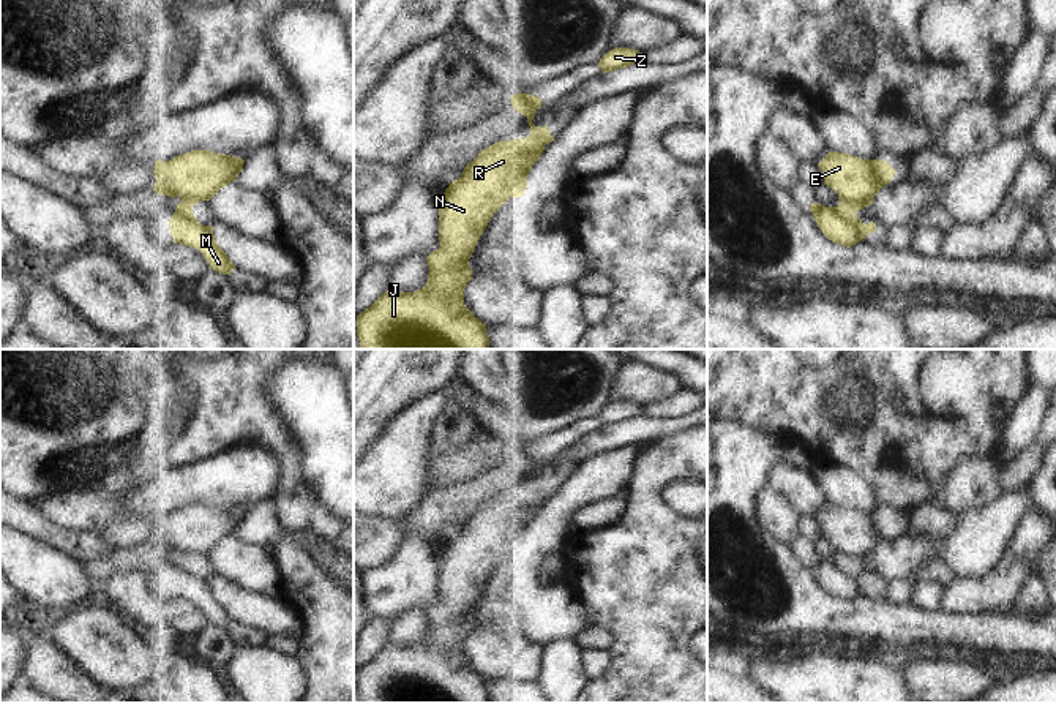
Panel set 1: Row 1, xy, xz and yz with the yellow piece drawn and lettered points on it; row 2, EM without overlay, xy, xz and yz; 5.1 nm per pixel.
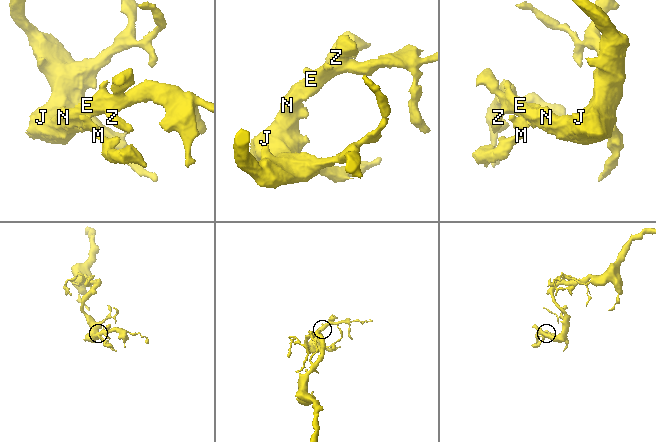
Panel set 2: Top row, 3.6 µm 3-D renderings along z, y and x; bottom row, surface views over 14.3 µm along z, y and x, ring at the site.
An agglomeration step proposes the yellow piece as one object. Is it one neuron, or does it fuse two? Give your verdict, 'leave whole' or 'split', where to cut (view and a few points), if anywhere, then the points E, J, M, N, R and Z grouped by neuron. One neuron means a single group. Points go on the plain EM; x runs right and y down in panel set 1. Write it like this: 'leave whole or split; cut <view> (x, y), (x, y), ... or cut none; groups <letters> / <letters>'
split; cut yz (840, 556), (854, 566); groups E J N R Z / M

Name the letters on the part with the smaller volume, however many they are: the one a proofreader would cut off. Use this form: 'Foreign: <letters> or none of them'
Foreign: M

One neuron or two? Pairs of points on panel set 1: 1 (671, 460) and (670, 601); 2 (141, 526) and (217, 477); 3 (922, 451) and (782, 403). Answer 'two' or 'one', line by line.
1: one
2: two
3: one

